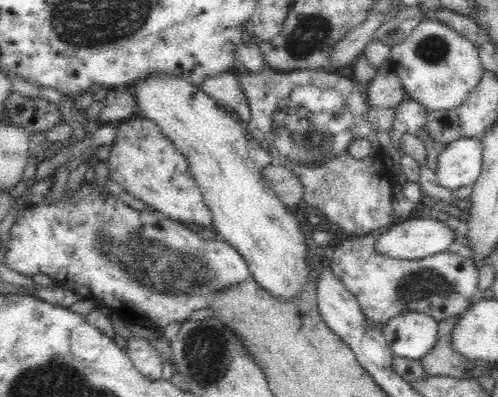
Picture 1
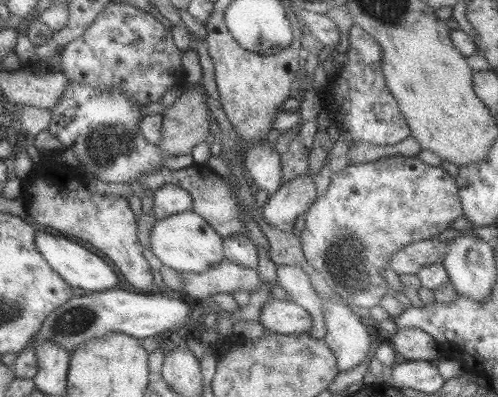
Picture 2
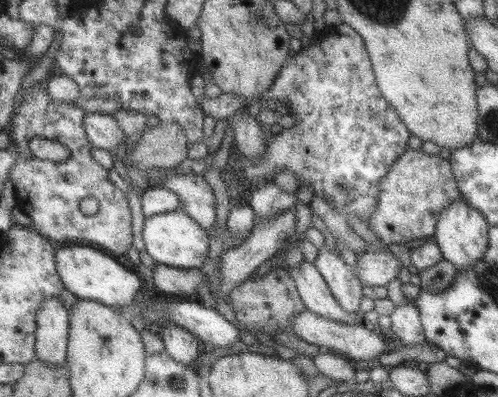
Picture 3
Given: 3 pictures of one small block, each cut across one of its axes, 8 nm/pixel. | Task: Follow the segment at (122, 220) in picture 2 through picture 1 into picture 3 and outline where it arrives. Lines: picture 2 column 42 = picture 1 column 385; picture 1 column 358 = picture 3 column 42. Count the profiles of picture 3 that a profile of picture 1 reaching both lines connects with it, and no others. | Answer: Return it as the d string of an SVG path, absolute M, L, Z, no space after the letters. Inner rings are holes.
M37 84L33 88L23 90L15 106L11 126L7 128L11 134L11 144L17 144L19 152L17 162L9 172L9 182L15 188L15 206L31 218L33 230L51 242L75 240L83 246L97 246L113 258L125 256L125 252L129 252L131 248L131 212L127 196L109 182L109 170L93 162L89 154L93 146L85 136L83 118L85 114L73 104L55 104L47 94L45 84ZM31 138L59 142L69 148L71 156L65 162L41 160L29 150ZM83 198L95 198L99 202L99 212L93 216L83 214L79 210L79 200Z

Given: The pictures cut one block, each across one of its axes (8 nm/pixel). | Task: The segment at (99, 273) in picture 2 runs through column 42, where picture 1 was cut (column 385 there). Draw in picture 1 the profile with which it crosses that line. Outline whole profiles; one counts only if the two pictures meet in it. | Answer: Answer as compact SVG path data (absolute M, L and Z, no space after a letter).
M432 214L422 218L414 216L398 226L386 228L380 232L374 248L390 258L418 260L446 252L454 240L456 232L452 232L444 222L438 222L436 214Z

